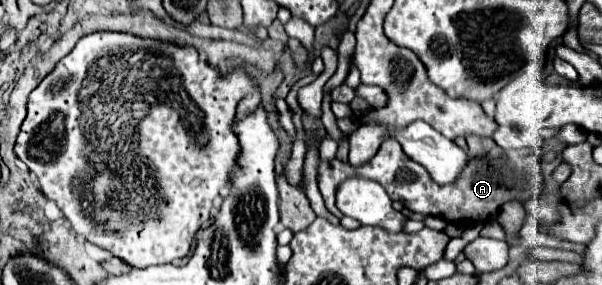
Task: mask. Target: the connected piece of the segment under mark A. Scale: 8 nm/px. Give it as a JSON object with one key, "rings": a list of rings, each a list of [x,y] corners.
{"rings":[[[388,138],[380,144],[376,156],[362,164],[360,168],[352,168],[348,162],[342,164],[338,160],[332,160],[330,164],[324,162],[318,168],[318,186],[322,190],[326,208],[336,216],[342,218],[342,212],[334,206],[334,196],[338,186],[348,180],[354,178],[354,174],[358,174],[356,178],[366,178],[366,180],[374,180],[380,186],[384,186],[384,190],[388,192],[388,196],[392,200],[400,200],[408,210],[412,212],[422,212],[422,214],[432,214],[432,216],[440,216],[448,222],[456,222],[458,226],[466,226],[470,222],[484,222],[488,216],[496,214],[498,208],[508,202],[508,200],[522,200],[528,202],[532,196],[542,192],[542,174],[540,174],[540,160],[538,156],[530,154],[528,158],[528,166],[524,164],[510,164],[506,160],[506,156],[482,156],[478,160],[470,160],[466,172],[462,174],[462,178],[456,184],[450,186],[438,186],[434,182],[430,182],[430,176],[426,174],[426,170],[406,158],[404,150],[400,148],[400,144],[394,138]]]}

